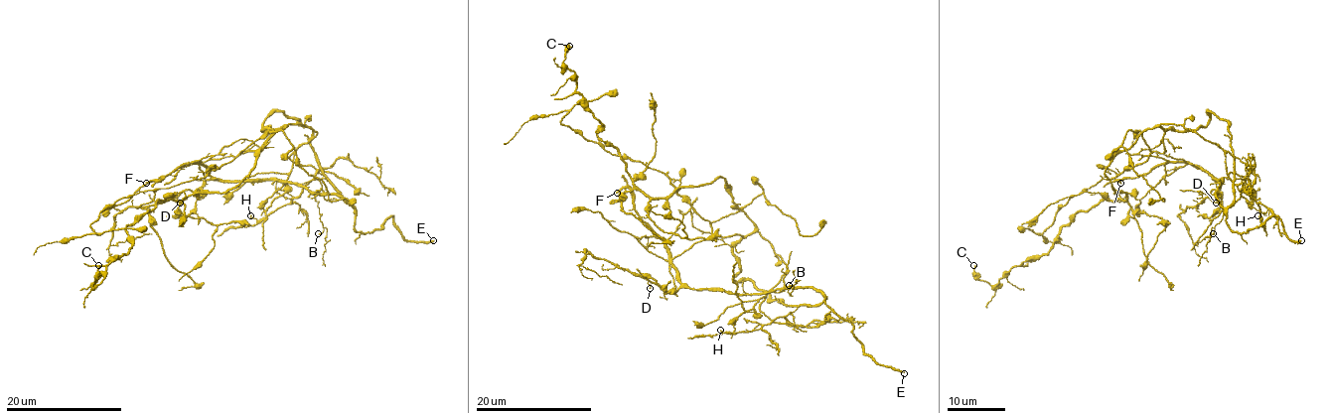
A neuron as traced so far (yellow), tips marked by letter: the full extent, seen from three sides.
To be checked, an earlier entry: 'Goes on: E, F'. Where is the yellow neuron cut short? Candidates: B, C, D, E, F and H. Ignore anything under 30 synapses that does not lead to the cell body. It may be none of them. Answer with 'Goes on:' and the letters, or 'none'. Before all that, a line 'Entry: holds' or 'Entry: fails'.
Entry: holds
Goes on: E, F

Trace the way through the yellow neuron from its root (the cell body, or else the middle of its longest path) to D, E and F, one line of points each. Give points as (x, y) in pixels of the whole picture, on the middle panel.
D: (746, 214), (738, 209), (713, 221), (704, 240), (671, 260), (674, 288), (665, 291), (649, 281), (650, 288)
E: (746, 214), (787, 267), (759, 310), (786, 324), (800, 305), (824, 298), (851, 324), (867, 355), (904, 373)
F: (746, 214), (738, 209), (713, 221), (704, 240), (672, 257), (638, 214), (634, 194), (628, 189), (617, 193)

